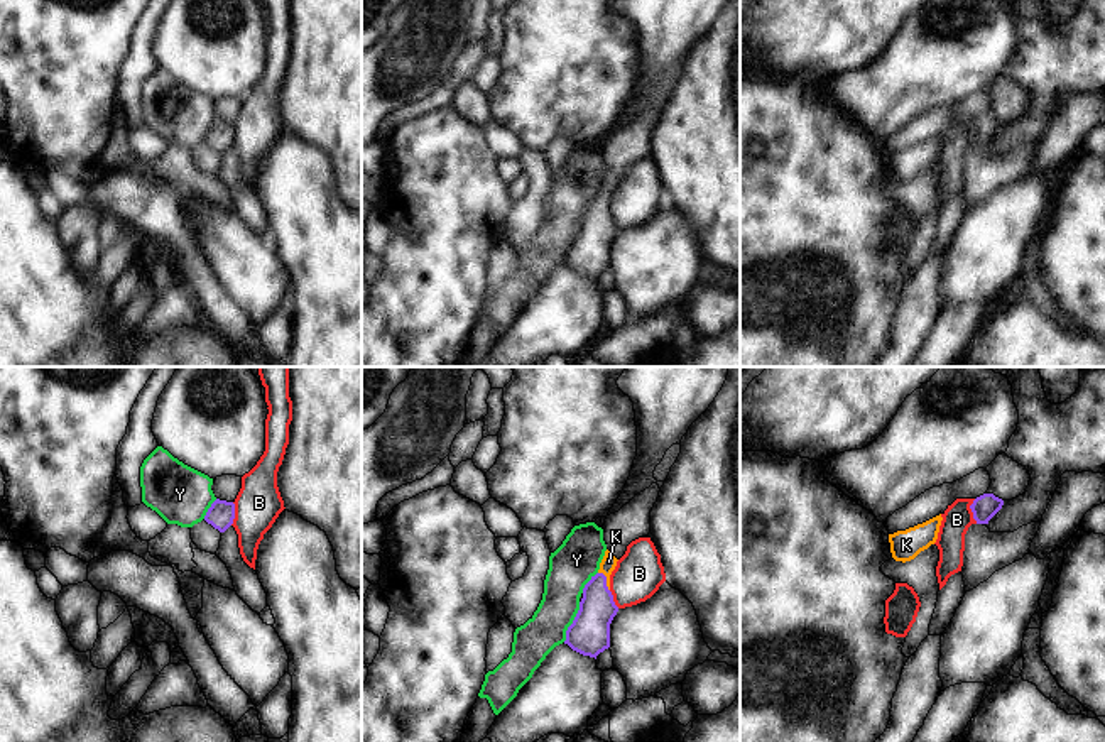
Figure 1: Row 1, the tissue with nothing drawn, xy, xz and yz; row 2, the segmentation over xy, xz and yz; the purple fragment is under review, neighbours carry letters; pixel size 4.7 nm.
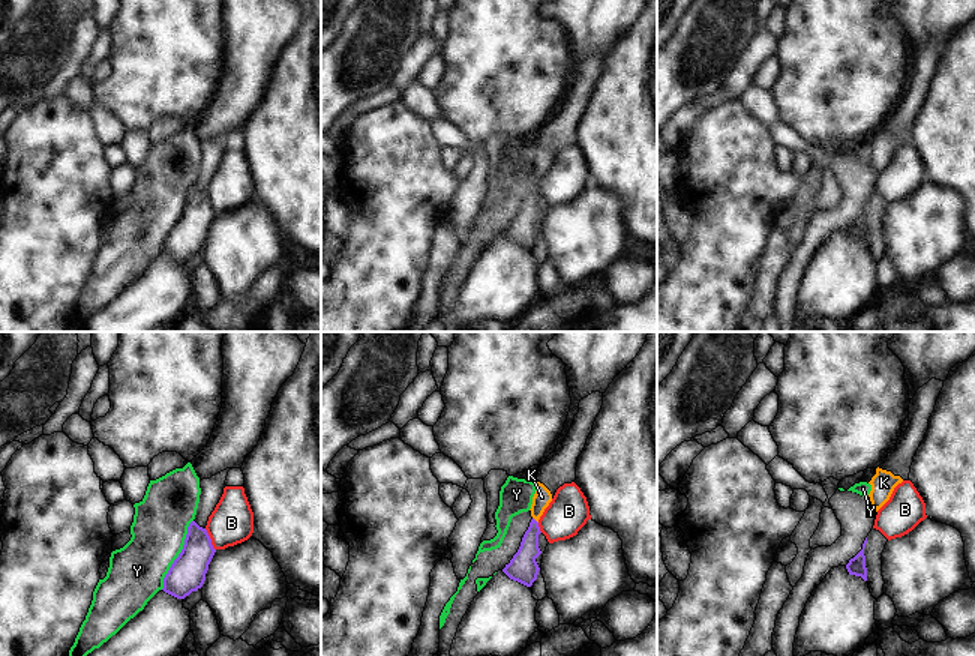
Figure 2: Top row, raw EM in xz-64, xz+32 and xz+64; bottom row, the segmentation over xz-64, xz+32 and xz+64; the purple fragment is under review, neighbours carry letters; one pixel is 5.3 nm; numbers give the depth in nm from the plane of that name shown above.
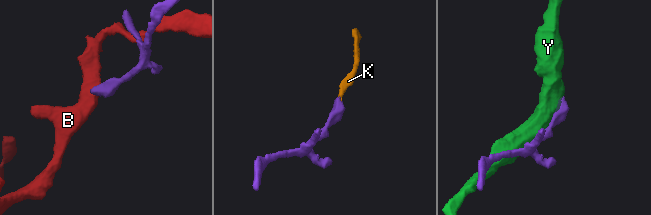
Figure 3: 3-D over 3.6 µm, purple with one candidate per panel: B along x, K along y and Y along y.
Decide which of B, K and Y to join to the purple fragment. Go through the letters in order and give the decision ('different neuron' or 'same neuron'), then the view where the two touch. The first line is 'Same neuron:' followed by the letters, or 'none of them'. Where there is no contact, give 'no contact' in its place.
Same neuron: K
B: different neuron | yz
K: same neuron | xz
Y: different neuron | xz

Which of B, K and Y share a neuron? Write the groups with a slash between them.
B / K / Y

